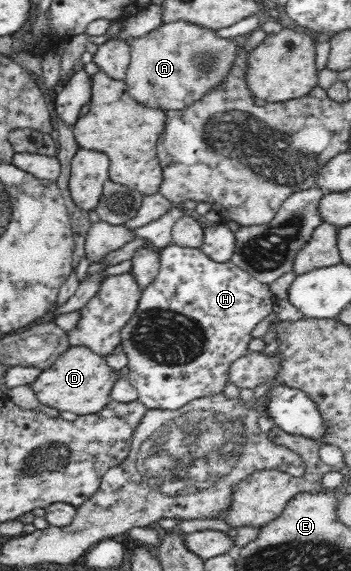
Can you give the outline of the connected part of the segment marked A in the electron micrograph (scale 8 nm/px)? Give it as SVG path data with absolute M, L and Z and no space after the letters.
M184 21L162 24L160 28L134 39L129 47L131 60L123 80L128 94L142 104L150 104L150 108L168 111L188 108L194 102L198 102L206 92L216 88L226 78L236 58L236 52L240 51L234 39L220 38L215 30Z

